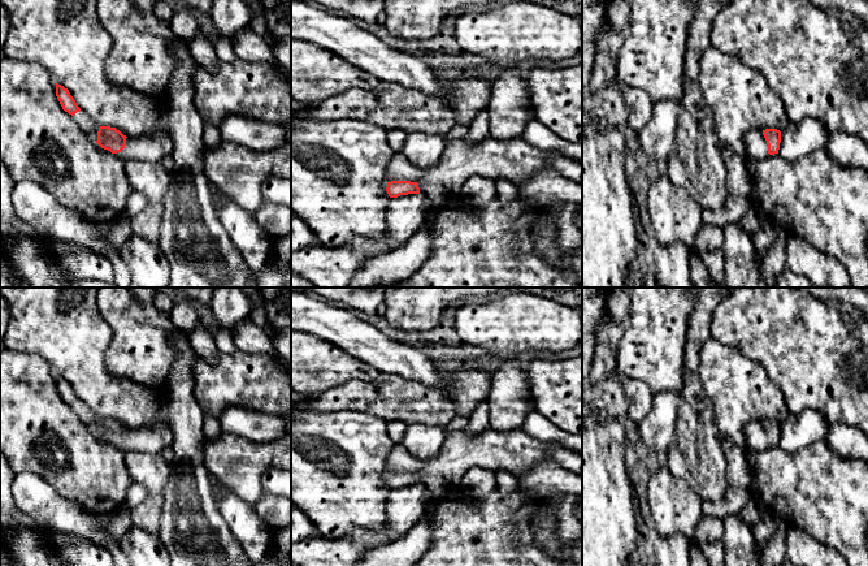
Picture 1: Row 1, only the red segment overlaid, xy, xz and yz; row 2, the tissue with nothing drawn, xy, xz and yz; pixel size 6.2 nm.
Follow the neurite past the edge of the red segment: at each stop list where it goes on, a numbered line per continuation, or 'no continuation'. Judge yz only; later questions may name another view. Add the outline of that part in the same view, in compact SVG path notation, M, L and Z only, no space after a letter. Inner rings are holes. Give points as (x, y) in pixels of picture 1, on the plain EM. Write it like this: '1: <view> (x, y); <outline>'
1: yz (756, 439); M751 422L745 427L747 448L761 451L769 448L768 436L761 422Z

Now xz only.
1: xz (513, 450); M465 428L446 433L439 454L426 461L412 457L402 444L395 444L387 459L387 474L417 474L420 485L430 492L440 487L460 488L463 475L474 465L521 476L544 462L582 474L581 453L557 442L538 441L521 428L508 432L490 428L473 436Z

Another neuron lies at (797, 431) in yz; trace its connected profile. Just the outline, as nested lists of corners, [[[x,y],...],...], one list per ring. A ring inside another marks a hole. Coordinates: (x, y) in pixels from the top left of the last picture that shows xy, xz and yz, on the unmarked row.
[[[804,410],[799,415],[789,415],[781,423],[778,446],[786,453],[795,453],[804,446],[824,440],[830,425],[815,410]]]

